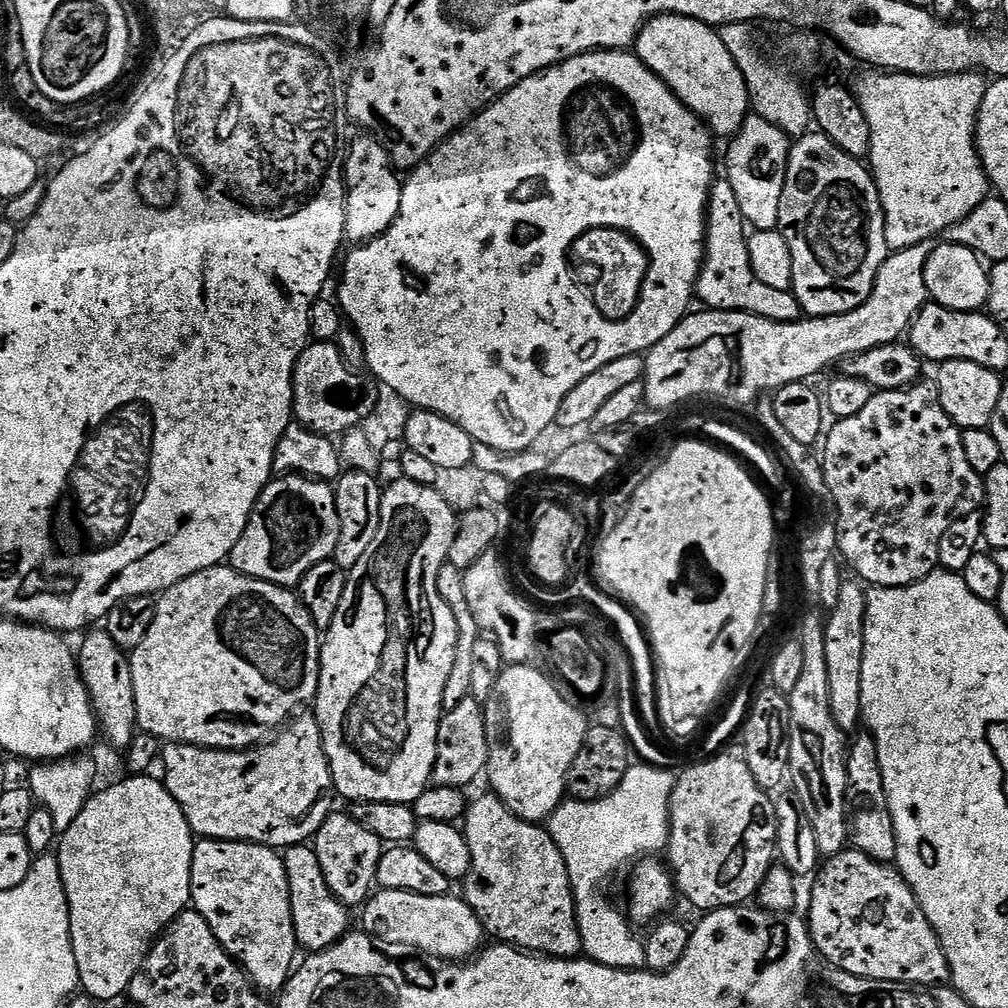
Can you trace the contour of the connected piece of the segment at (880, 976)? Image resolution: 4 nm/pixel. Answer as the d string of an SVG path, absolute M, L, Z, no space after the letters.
M845 850L831 857L819 869L815 880L812 905L808 908L806 919L810 940L816 943L820 951L817 953L828 963L867 980L885 980L895 984L940 986L949 979L949 956L943 942L924 913L914 890L895 867L878 864L865 852Z

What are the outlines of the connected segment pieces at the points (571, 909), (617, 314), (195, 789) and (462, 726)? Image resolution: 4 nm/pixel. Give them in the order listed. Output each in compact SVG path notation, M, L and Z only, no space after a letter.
M487 794L488 796L480 796L476 801L469 803L466 808L466 815L462 820L462 831L464 841L468 844L470 856L472 858L472 868L468 871L467 876L462 881L462 899L467 902L472 909L478 914L478 918L484 924L485 933L489 937L495 938L497 941L505 944L515 945L521 950L527 950L533 954L541 956L553 956L556 960L571 960L579 957L584 950L584 942L580 937L578 922L576 921L576 899L572 893L572 883L570 882L570 874L566 870L566 862L562 858L562 850L558 850L558 846L554 842L554 838L548 833L547 827L541 826L539 823L531 820L523 820L522 817L516 816L509 810L495 794Z
M595 228L582 234L570 249L573 261L593 268L590 295L596 309L607 320L625 320L634 310L648 273L648 255L640 243L626 232L613 228Z
M300 714L295 717L273 739L271 742L264 742L254 748L241 748L239 750L229 750L227 748L199 748L193 744L173 744L165 743L162 748L162 764L164 760L164 776L162 783L167 788L175 800L180 803L180 809L184 811L184 817L188 819L188 825L192 828L197 837L206 840L223 840L225 842L243 842L246 844L263 844L265 848L283 850L292 848L295 844L308 844L315 837L316 832L326 822L326 818L334 811L334 789L332 787L332 771L326 758L324 749L324 739L320 733L320 727L315 715Z
M470 695L458 706L454 706L452 712L444 712L440 717L438 726L438 754L436 755L436 769L432 772L432 784L438 788L467 789L467 784L472 784L476 779L485 775L490 753L488 753L488 724L484 721L485 705Z

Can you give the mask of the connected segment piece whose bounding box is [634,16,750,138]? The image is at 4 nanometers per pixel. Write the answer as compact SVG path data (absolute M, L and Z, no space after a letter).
M655 16L644 25L636 43L634 54L656 75L659 80L666 82L666 86L677 98L683 102L698 119L703 120L709 133L717 137L732 138L743 126L743 122L750 115L750 105L747 84L737 62L726 50L719 31L711 24L703 24L694 18L685 16Z

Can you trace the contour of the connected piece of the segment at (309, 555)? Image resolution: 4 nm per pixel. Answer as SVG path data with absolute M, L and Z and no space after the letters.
M281 476L273 479L261 490L260 497L256 499L256 504L248 515L248 523L241 530L240 537L232 548L231 567L250 578L279 584L281 588L291 589L299 585L300 579L315 564L329 559L335 553L335 511L336 496L331 483L323 480L309 480L307 476Z

